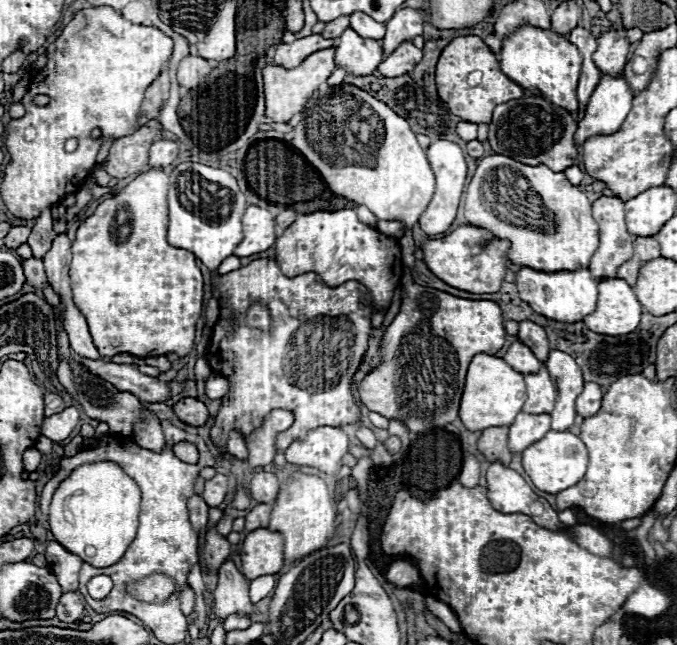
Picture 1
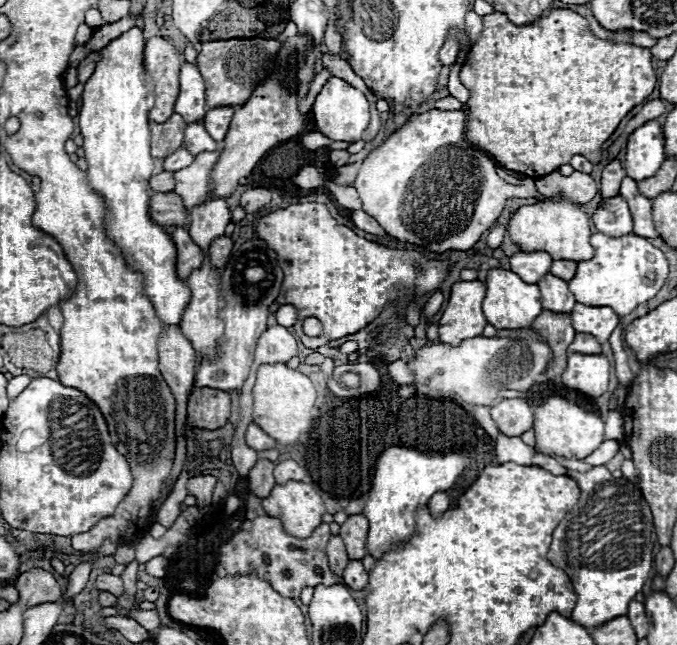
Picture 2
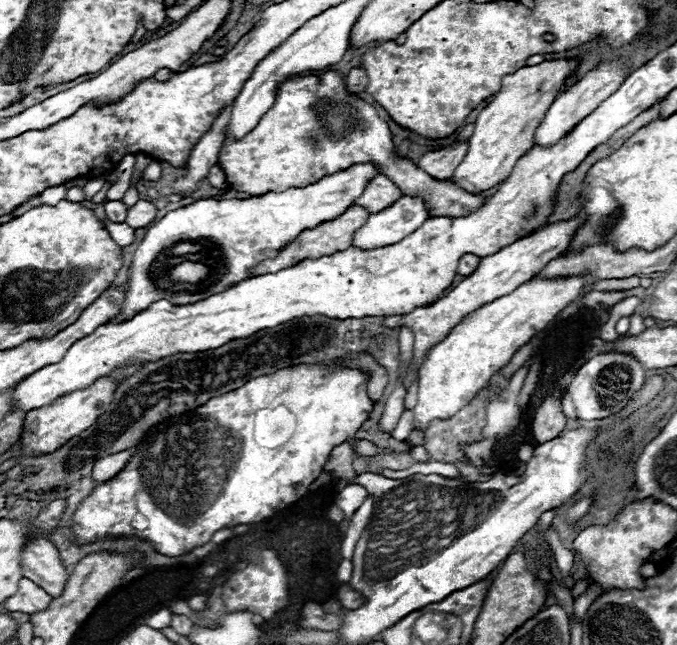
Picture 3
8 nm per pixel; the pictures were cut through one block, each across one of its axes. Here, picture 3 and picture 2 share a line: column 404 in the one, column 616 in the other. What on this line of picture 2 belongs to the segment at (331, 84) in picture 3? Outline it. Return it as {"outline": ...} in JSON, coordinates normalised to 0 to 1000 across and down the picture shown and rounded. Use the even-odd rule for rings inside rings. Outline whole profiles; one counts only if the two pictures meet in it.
{"outline":[[[901,251],[892,267],[889,267],[889,282],[886,282],[886,304],[889,307],[907,307],[916,298],[919,276],[925,276],[925,267],[919,264],[916,251]]]}

